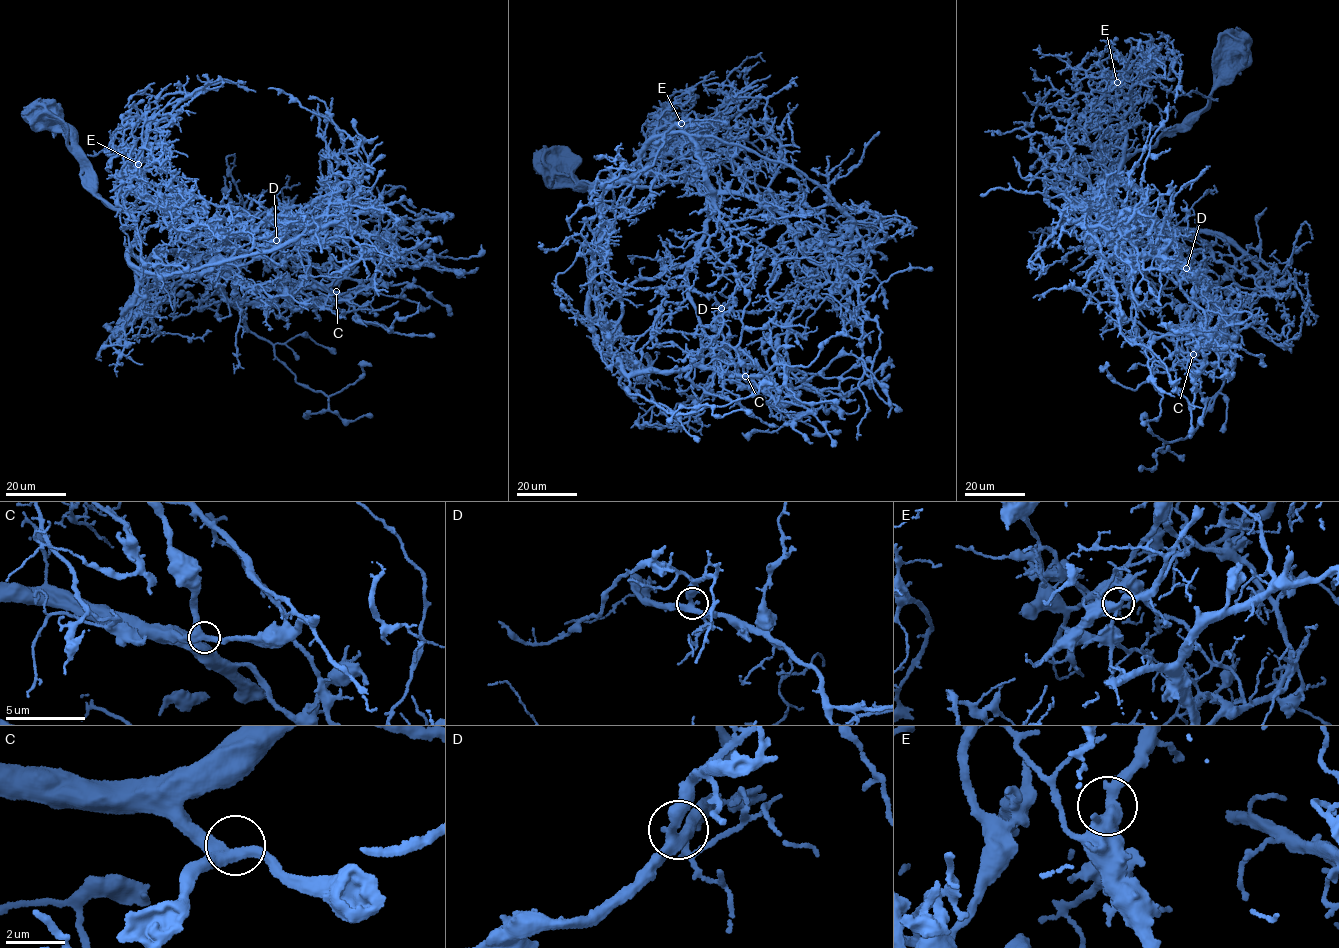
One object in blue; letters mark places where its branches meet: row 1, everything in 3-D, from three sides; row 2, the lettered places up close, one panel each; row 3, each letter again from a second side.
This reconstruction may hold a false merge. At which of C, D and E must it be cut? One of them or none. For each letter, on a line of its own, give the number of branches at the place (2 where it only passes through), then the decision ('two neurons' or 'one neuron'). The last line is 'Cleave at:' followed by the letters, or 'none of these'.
C: 3 branches meet; one neuron
D: 3 branches meet; one neuron
E: 3 branches meet; one neuron
Cleave at: none of these

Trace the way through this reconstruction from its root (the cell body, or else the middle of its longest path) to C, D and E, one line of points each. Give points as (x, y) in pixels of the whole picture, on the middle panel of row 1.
C: (559, 167), (587, 189), (615, 179), (709, 189), (718, 202), (685, 280), (704, 333), (733, 348), (745, 376)
D: (559, 167), (587, 189), (615, 179), (709, 189), (718, 202), (686, 276), (721, 308)
E: (559, 167), (568, 169), (587, 189), (610, 179), (639, 186), (692, 183), (695, 173), (661, 141), (681, 123)

